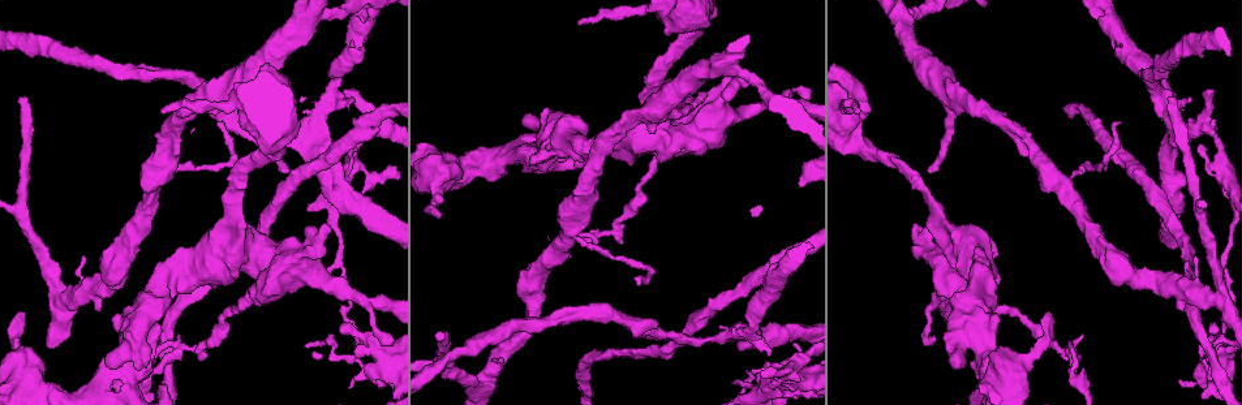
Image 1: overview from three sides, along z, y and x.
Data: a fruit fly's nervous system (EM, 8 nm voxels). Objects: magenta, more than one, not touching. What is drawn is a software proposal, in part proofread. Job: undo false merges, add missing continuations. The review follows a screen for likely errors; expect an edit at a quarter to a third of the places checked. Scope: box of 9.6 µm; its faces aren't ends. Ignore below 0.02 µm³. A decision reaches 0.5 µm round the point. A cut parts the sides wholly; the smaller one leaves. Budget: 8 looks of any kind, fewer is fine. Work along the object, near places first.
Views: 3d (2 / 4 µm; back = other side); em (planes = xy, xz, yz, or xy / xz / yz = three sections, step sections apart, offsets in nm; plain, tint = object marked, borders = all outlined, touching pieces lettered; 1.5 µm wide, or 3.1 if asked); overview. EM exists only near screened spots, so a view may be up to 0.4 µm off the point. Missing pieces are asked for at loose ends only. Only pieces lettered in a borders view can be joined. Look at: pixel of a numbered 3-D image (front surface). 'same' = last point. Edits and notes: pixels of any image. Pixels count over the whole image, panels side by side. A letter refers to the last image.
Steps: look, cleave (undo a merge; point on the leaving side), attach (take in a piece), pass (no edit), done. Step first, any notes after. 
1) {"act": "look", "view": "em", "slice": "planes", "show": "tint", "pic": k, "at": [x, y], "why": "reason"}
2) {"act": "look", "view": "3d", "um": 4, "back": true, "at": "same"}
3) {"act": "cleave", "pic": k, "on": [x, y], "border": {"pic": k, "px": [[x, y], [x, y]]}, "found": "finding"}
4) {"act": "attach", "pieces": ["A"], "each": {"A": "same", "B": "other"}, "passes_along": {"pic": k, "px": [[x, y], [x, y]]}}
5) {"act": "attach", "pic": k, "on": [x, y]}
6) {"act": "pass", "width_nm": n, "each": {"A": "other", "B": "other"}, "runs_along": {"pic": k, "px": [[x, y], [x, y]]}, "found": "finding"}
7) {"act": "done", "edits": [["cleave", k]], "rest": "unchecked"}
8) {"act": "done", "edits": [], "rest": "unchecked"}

{"act": "look", "view": "em", "slice": "planes", "show": "borders", "pic": 1, "at": [436, 333], "why": "branch stops here"}

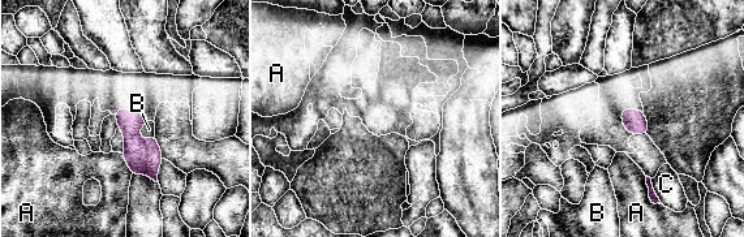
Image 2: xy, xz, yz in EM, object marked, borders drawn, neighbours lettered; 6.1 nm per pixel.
{"act": "pass", "width_nm": 140, "each": {"A": "other", "B": "other", "C": "other"}, "border": {"pic": 2, "px": [[149, 120], [138, 129], [145, 141]]}, "found": "no lettered piece goes on from it"}

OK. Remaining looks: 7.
{"act": "look", "view": "3d", "um": 4, "pic": 1, "at": [314, 135]}

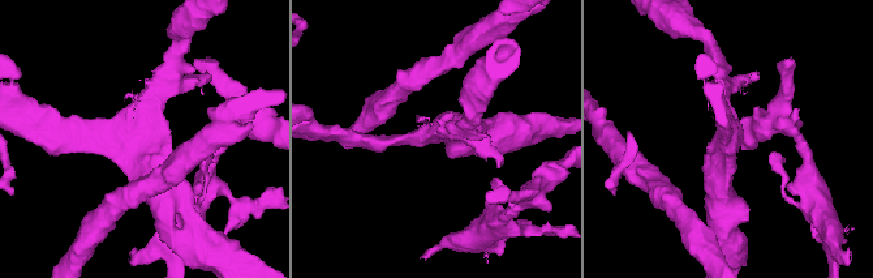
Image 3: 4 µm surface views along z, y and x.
{"act": "look", "view": "em", "slice": "xz", "step": 8, "show": "tint", "pic": 3, "at": [145, 139], "why": "now the EM"}

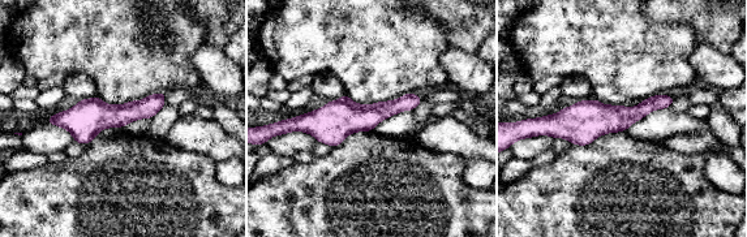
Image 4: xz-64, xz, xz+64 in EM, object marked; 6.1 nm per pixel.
{"act": "look", "view": "em", "slice": "yz", "step": 4, "show": "borders", "at": "same"}

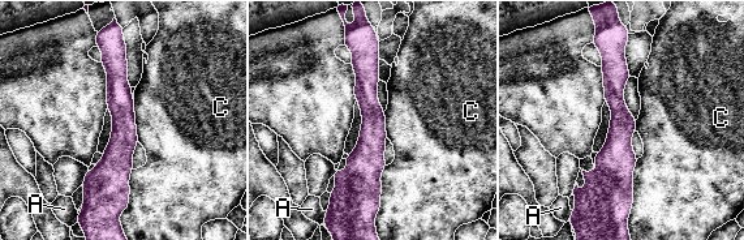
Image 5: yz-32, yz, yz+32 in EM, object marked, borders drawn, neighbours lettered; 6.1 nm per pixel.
{"act": "pass", "each": {"A": "other", "C": "other"}, "border": {"pic": 5, "px": [[637, 159], [627, 224]]}, "found": "all the same cell"}

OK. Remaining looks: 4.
{"act": "look", "view": "em", "slice": "planes", "show": "borders", "pic": 1, "at": [290, 169], "why": "an open end"}

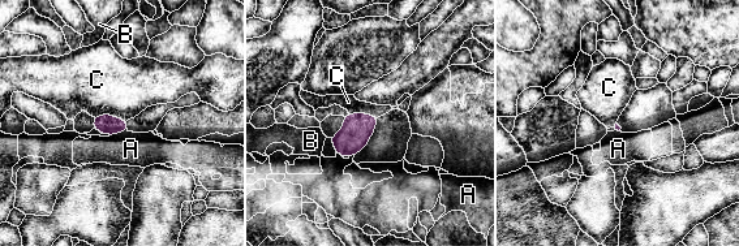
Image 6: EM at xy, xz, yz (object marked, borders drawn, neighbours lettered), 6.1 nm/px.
{"act": "pass", "each": {"A": "other", "B": "other", "C": "other"}, "border": {"pic": 6, "px": [[94, 116], [112, 115], [125, 121]]}, "found": "no lettered piece goes on from it"}

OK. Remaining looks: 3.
{"act": "done", "edits": [], "rest": "unchecked"}

